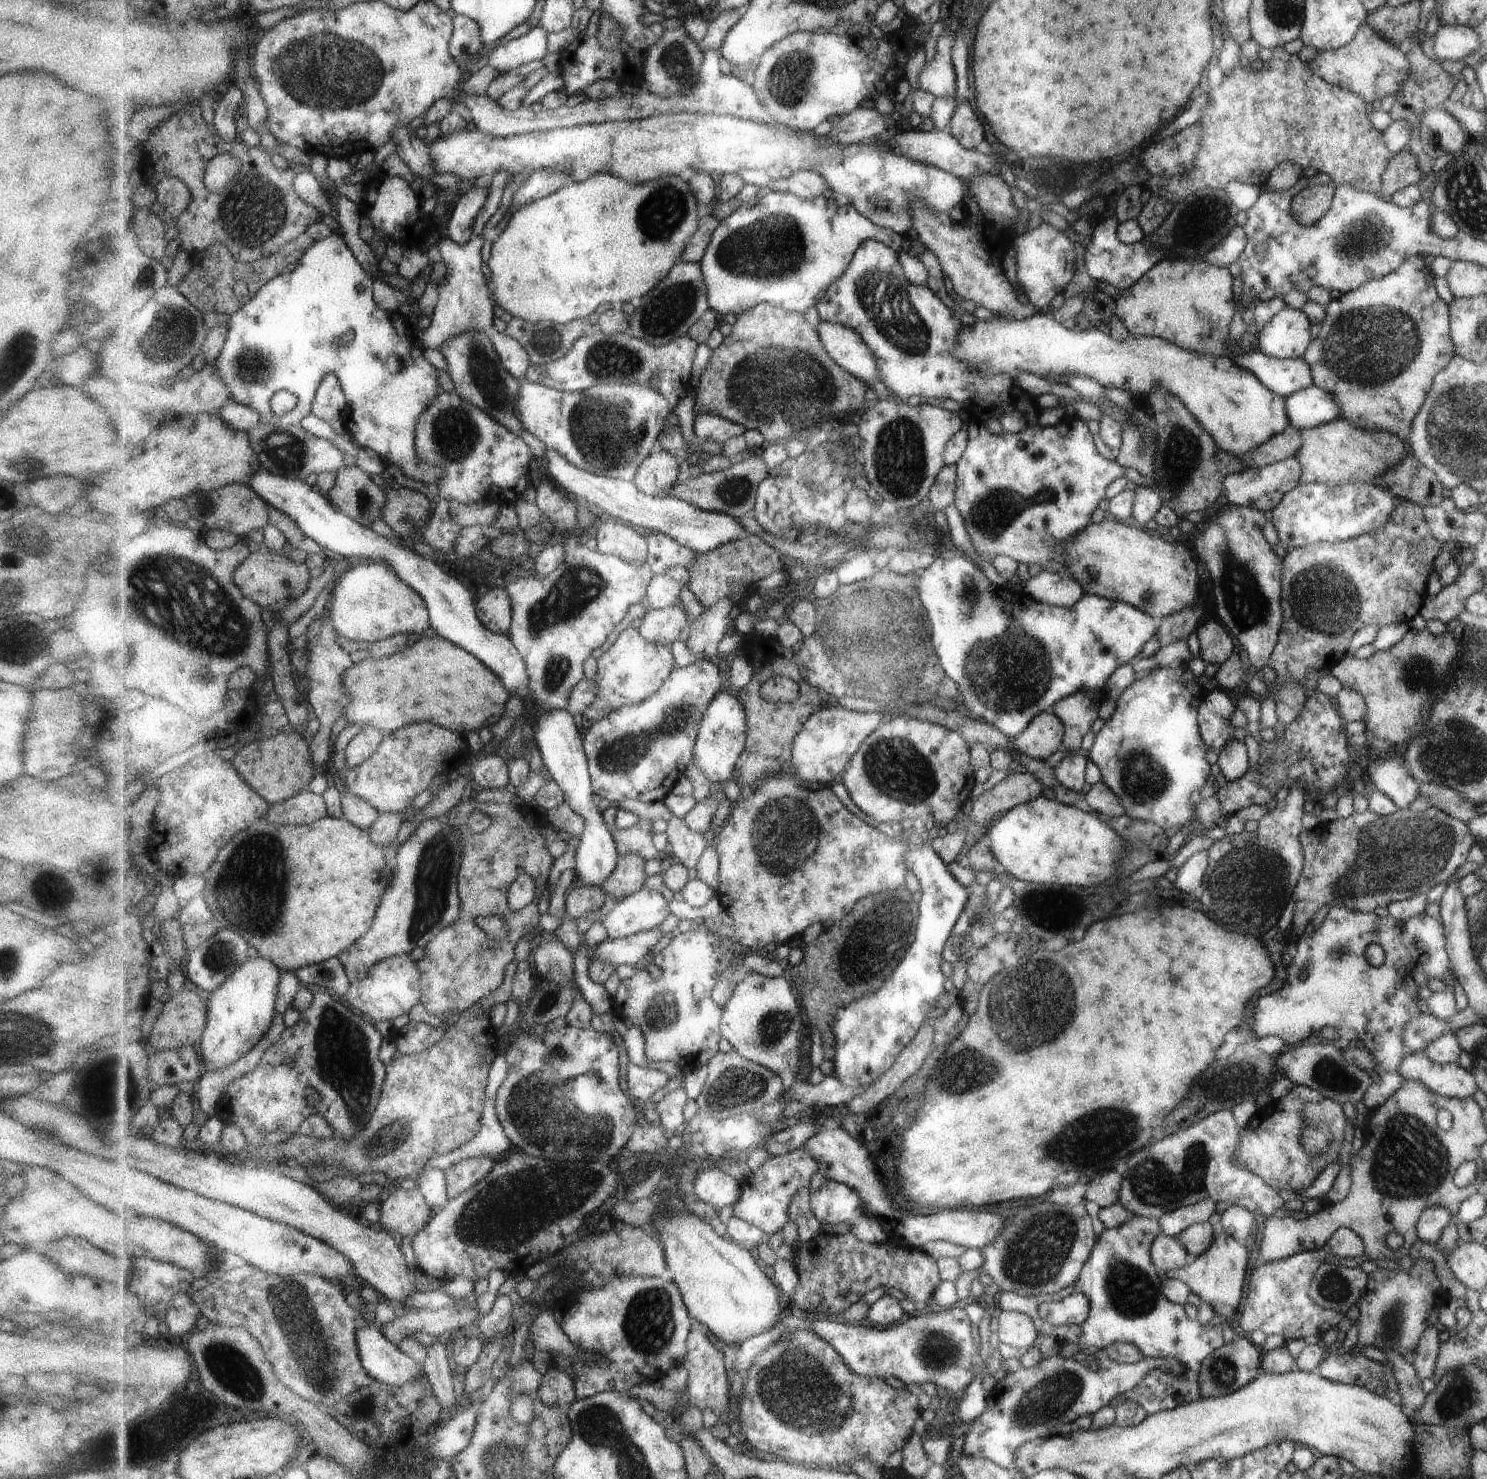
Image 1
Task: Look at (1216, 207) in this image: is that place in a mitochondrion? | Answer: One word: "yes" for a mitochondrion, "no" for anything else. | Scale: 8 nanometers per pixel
yes

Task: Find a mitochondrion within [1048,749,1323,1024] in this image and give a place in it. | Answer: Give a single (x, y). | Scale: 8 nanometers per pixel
(1272, 874)

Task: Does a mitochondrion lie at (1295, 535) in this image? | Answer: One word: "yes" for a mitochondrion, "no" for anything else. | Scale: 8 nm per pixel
no

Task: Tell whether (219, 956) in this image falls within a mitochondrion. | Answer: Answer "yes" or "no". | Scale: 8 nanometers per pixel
yes

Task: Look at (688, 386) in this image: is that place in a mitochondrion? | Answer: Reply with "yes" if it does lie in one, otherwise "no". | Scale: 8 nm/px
no

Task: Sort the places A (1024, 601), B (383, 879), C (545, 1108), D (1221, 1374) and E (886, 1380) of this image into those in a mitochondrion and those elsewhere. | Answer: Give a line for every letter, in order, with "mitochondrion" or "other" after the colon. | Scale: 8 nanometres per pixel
A: other
B: mitochondrion
C: mitochondrion
D: mitochondrion
E: other

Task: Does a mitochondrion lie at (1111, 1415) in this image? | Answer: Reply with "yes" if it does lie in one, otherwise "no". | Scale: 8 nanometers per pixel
no

